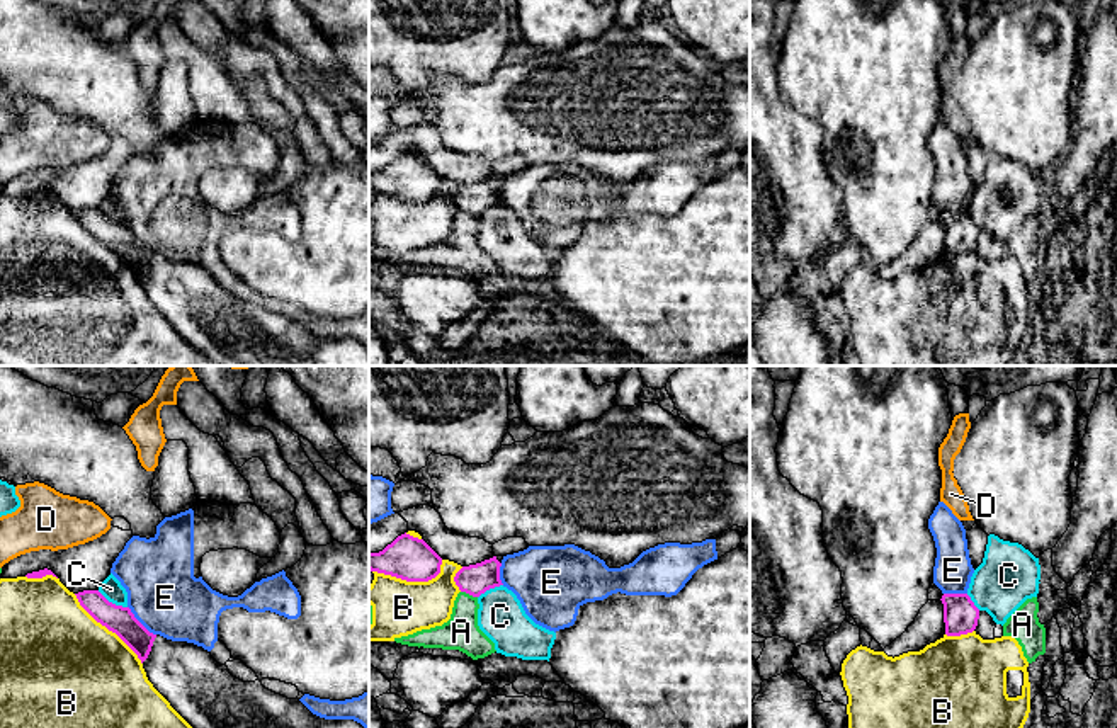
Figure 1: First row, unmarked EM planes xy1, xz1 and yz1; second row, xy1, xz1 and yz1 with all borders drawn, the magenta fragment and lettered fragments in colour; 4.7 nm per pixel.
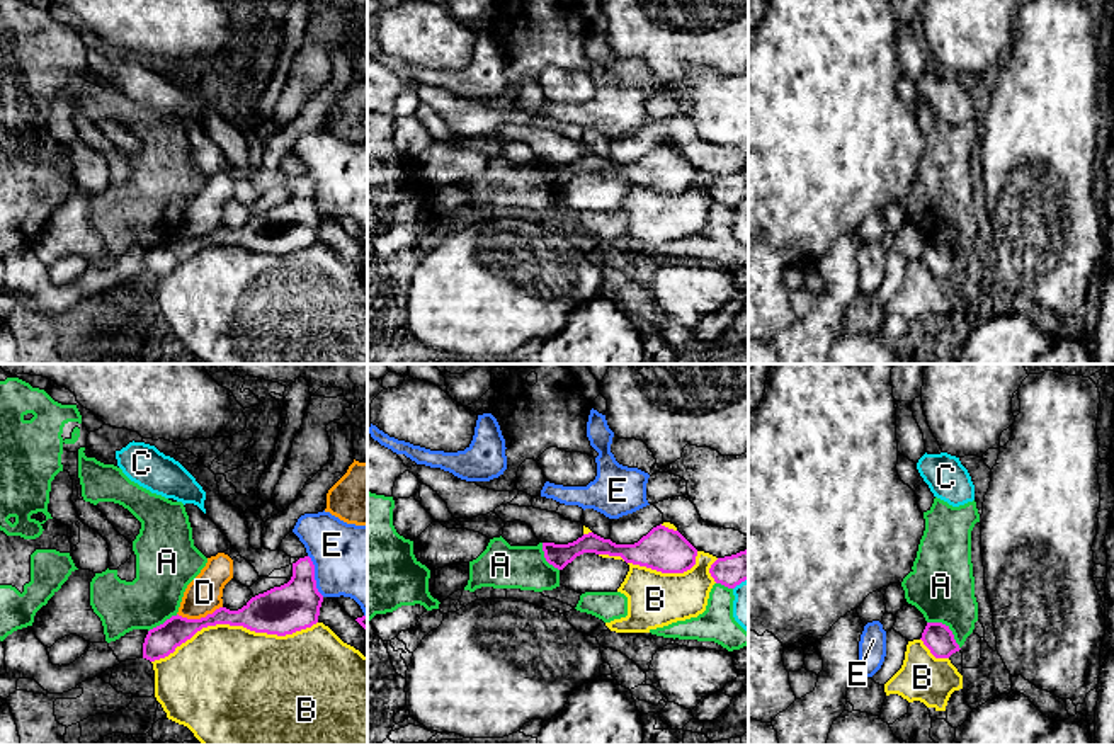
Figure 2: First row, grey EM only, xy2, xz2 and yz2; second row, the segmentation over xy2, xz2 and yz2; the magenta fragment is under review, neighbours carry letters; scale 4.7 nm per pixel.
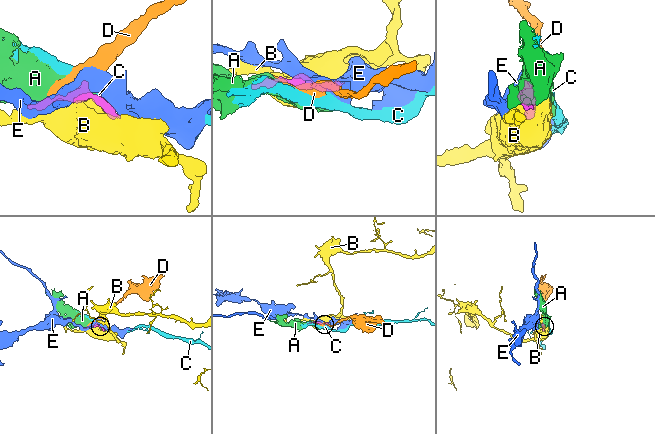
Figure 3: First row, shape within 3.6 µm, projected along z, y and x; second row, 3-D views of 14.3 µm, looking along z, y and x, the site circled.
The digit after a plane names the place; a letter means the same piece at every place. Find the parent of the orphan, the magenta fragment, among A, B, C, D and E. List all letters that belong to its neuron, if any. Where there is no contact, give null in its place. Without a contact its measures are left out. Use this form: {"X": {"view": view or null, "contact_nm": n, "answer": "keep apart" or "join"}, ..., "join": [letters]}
{"A": {"view": "yz2", "contact_nm": 200, "answer": "keep apart"}, "B": {"view": "xy2", "contact_nm": 800, "answer": "keep apart"}, "C": {"view": "xy1", "contact_nm": 170, "answer": "keep apart"}, "D": {"view": "xy2", "contact_nm": 220, "answer": "keep apart"}, "E": {"view": "xy2", "contact_nm": 220, "answer": "keep apart"}, "join": []}

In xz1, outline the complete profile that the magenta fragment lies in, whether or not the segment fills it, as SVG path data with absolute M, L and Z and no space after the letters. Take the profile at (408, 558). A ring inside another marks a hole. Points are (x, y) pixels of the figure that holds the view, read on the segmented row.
M410 534L398 536L379 553L369 553L369 570L406 582L428 582L440 573L442 558Z

